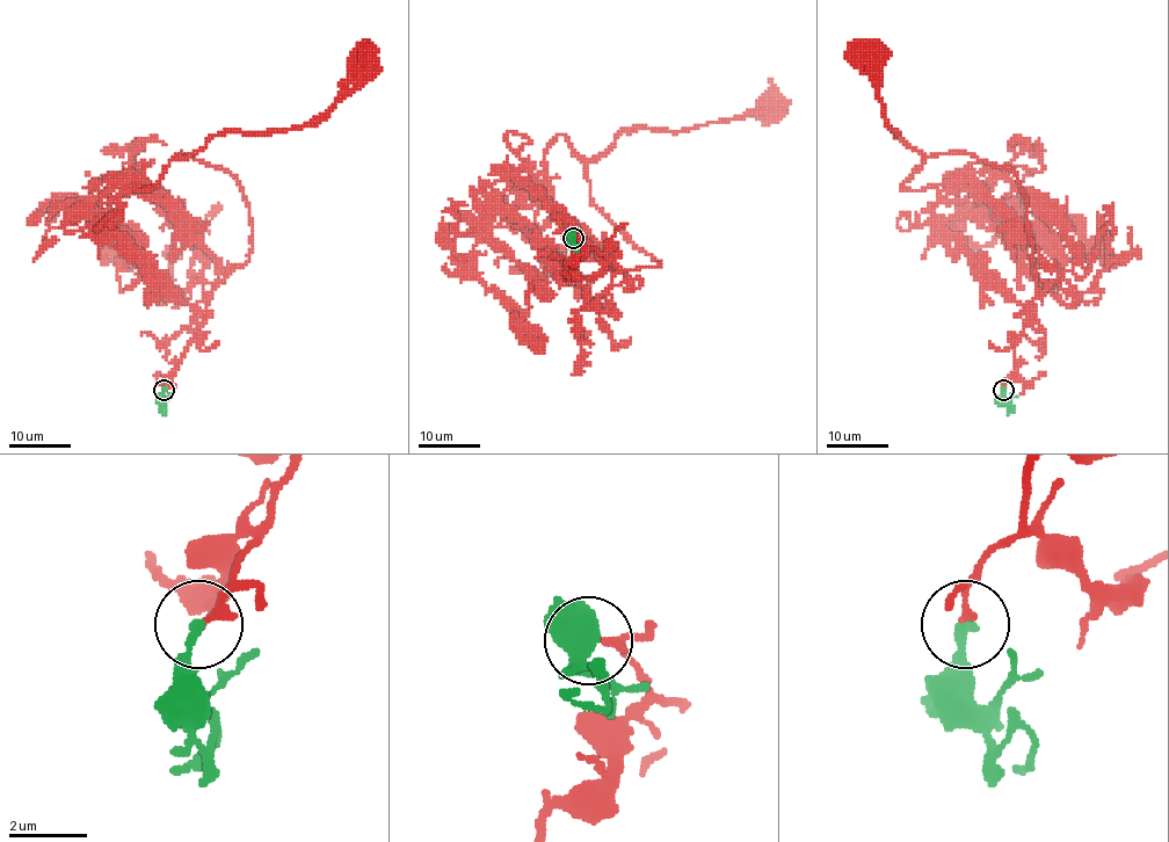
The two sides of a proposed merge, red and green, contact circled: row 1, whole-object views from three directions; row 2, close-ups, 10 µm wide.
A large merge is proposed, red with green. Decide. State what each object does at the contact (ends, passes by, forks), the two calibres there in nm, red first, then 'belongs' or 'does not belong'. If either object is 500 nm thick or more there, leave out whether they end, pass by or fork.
red ends; green ends; calibres 190 and 240 nm; belongs

